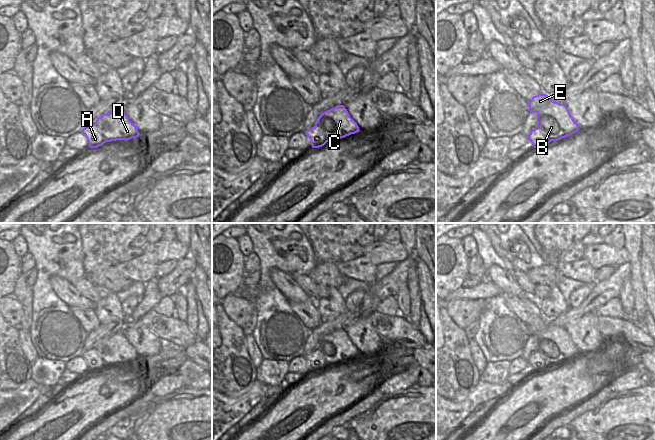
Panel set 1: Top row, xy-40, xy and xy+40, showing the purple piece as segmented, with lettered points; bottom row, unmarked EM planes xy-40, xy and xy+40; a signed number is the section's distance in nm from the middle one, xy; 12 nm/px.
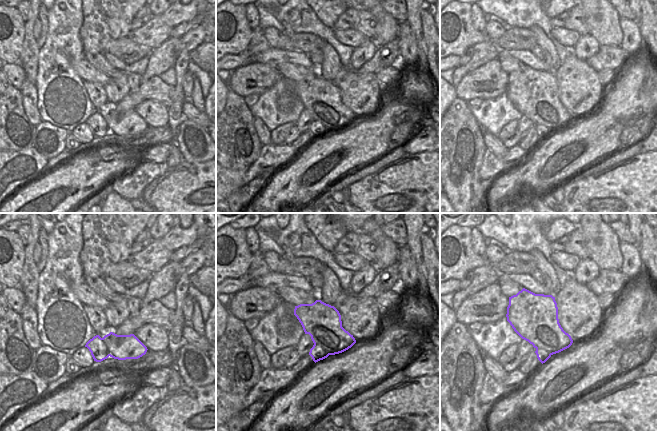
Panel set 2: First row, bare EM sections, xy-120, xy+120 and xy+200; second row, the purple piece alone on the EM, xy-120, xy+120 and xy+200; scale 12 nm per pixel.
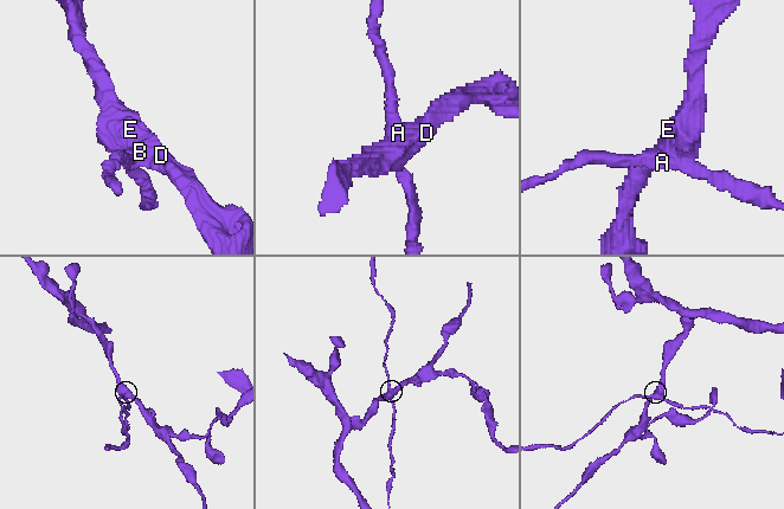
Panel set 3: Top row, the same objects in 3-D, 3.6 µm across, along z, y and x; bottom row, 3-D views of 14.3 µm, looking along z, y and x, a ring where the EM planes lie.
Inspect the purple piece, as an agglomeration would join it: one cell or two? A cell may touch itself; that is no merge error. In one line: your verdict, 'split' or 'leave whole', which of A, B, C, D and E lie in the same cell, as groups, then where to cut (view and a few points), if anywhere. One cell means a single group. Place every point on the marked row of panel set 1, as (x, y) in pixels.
split; A / B C D E; cut in xy along (315, 124), (327, 141)

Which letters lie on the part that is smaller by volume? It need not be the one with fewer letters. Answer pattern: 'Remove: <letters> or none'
Remove: A

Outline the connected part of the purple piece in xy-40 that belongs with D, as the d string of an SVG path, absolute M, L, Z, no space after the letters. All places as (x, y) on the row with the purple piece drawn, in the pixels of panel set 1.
M122 107L98 117L95 124L105 142L127 141L140 135L137 127L129 120Z

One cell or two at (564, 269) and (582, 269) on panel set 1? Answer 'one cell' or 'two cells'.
one cell

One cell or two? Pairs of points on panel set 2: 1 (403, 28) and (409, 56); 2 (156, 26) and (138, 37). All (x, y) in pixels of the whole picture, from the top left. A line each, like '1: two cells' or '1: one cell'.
1: one cell
2: one cell

